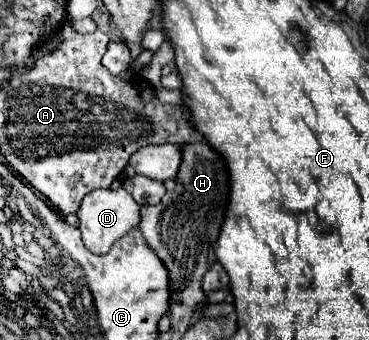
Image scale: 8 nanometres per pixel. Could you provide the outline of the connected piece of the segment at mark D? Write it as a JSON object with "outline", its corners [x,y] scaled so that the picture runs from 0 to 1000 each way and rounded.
{"outline":[[[249,559],[228,576],[217,618],[211,618],[211,671],[222,682],[228,724],[249,747],[287,747],[314,706],[325,706],[336,688],[347,688],[363,665],[379,653],[379,606],[369,588],[336,559]]]}

